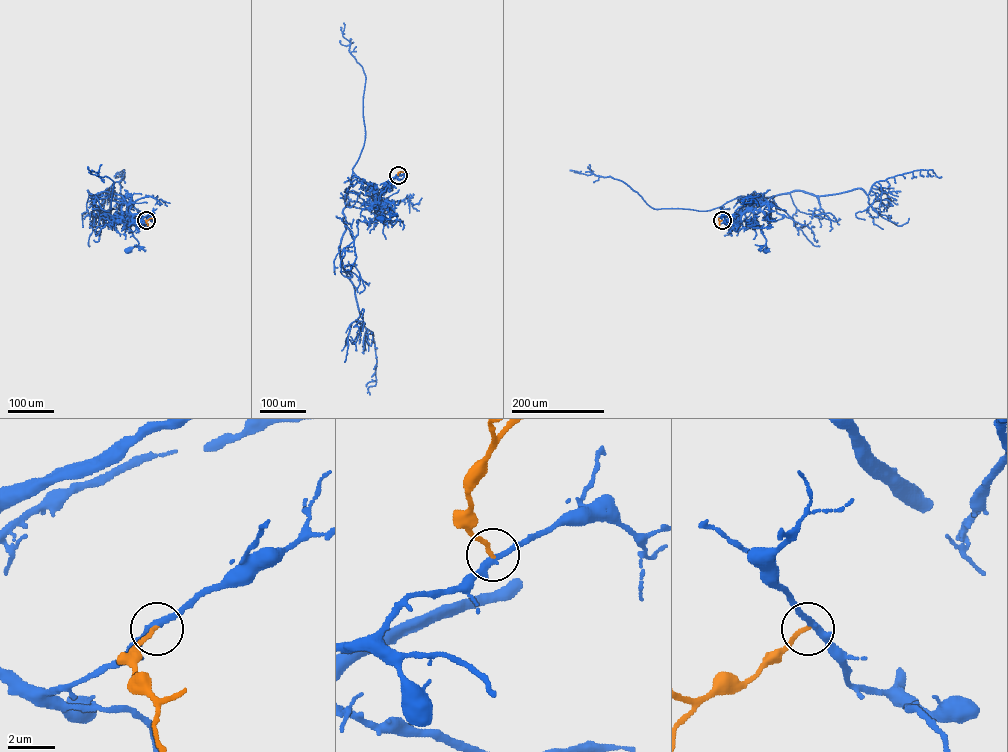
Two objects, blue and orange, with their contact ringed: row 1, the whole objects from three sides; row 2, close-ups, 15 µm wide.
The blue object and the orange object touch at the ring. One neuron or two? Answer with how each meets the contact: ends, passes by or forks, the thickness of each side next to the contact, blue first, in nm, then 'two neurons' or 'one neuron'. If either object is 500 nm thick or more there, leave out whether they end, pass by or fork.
blue passes by; orange ends there; 280 nm thick on the blue side, 160 nm on the other; two neurons

